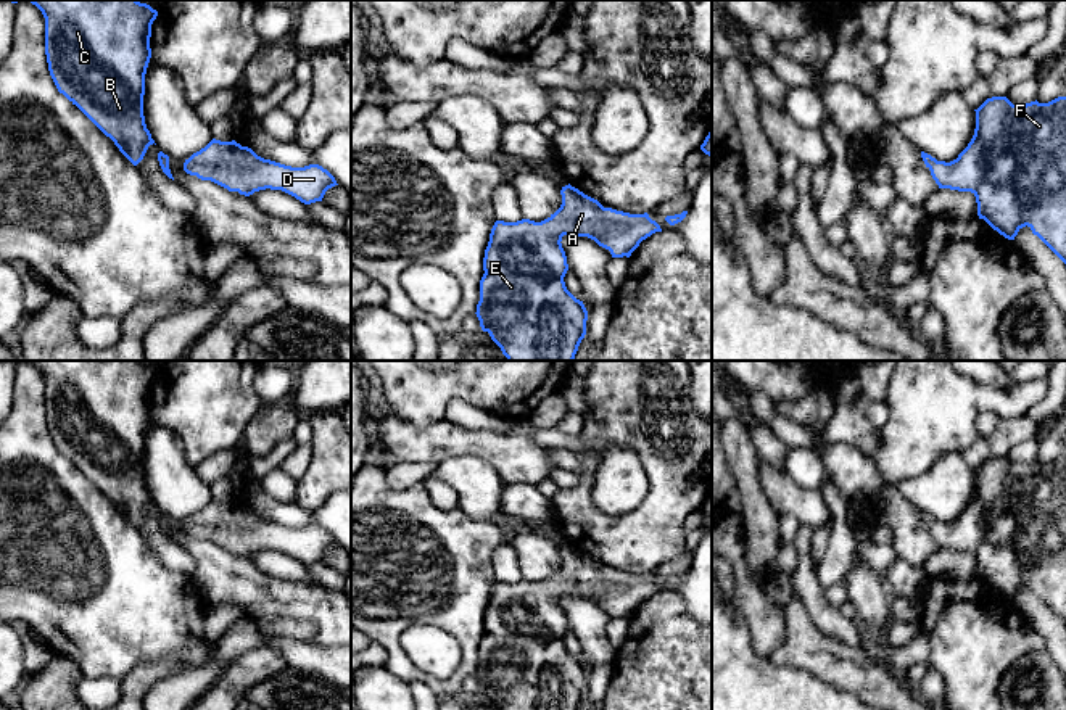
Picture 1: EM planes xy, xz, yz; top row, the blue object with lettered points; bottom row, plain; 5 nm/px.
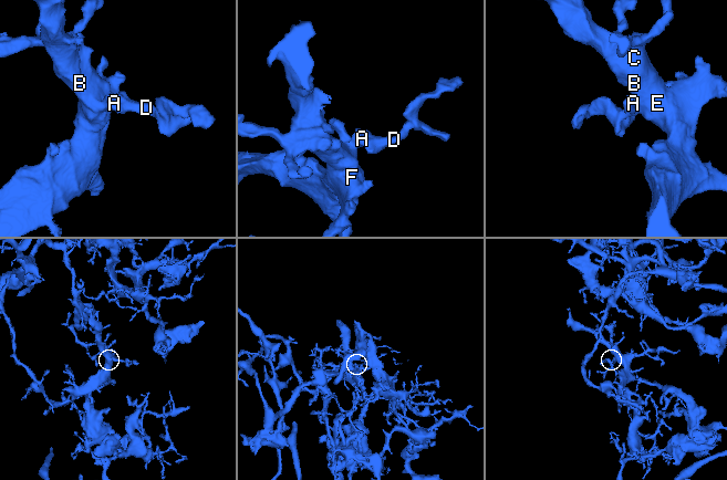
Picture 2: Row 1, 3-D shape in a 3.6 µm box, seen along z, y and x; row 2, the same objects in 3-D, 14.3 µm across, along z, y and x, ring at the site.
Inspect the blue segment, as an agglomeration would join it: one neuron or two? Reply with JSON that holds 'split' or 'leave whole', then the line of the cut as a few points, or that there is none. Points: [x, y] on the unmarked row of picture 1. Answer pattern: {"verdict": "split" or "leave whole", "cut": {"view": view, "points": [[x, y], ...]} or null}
{"verdict": "leave whole", "cut": null}

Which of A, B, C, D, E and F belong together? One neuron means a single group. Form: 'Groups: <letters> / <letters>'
Groups: A B C D E F

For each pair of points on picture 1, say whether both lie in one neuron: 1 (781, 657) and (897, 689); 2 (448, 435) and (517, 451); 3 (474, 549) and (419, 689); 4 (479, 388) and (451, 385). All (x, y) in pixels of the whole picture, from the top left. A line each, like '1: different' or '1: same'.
1: same
2: same
3: different
4: same

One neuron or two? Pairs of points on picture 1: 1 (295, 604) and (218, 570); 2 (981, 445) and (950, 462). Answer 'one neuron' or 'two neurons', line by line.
1: one neuron
2: two neurons

